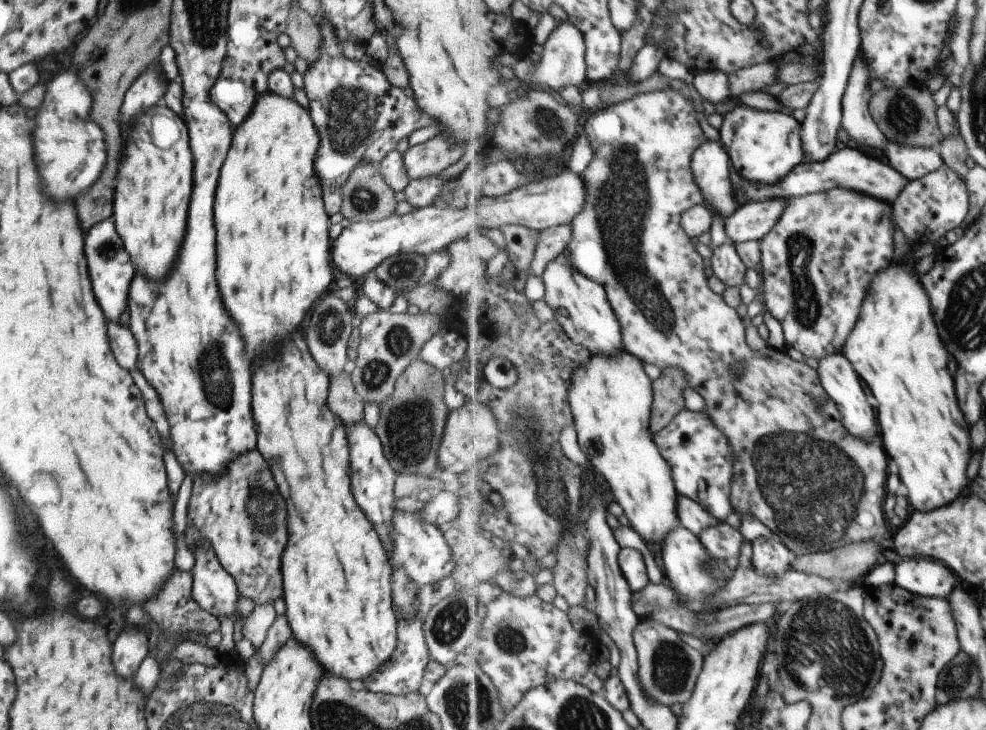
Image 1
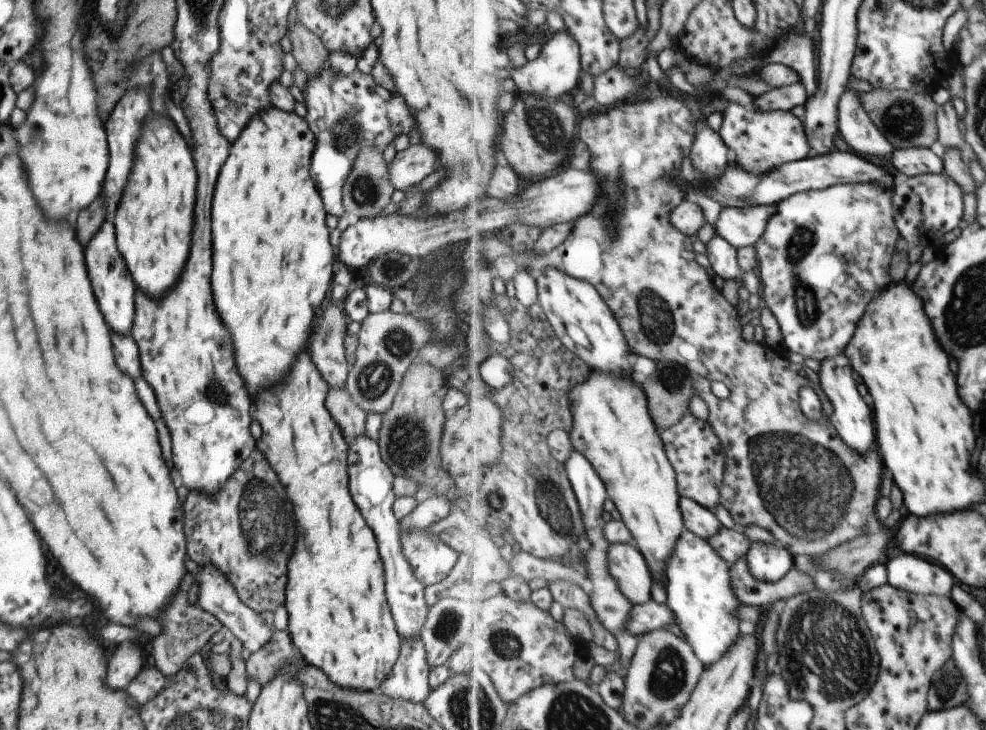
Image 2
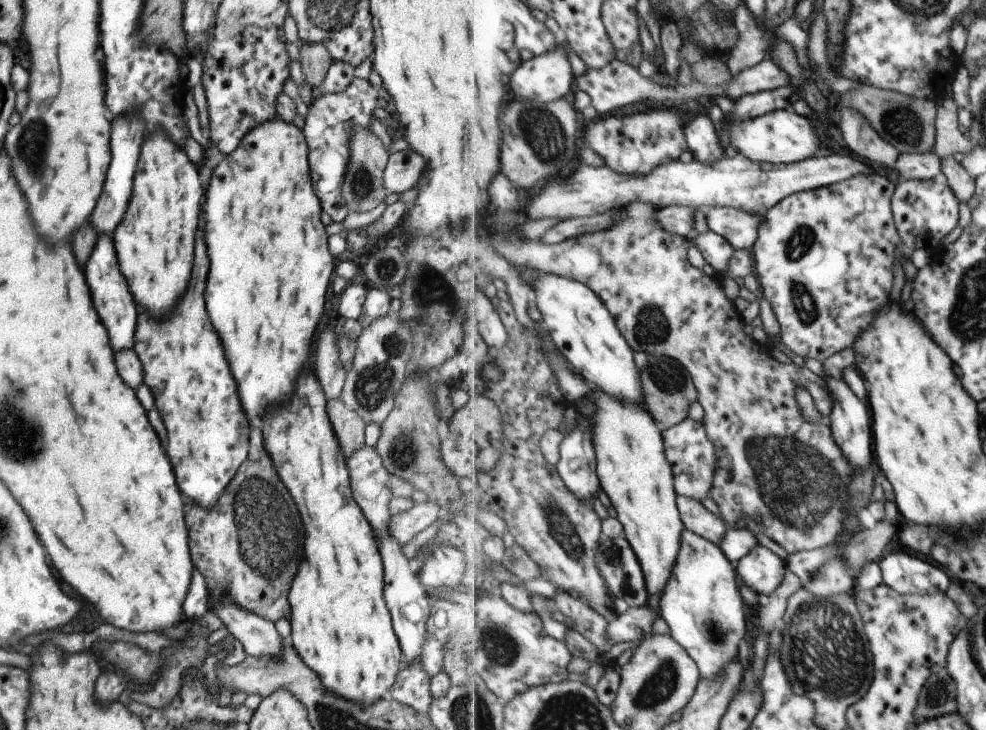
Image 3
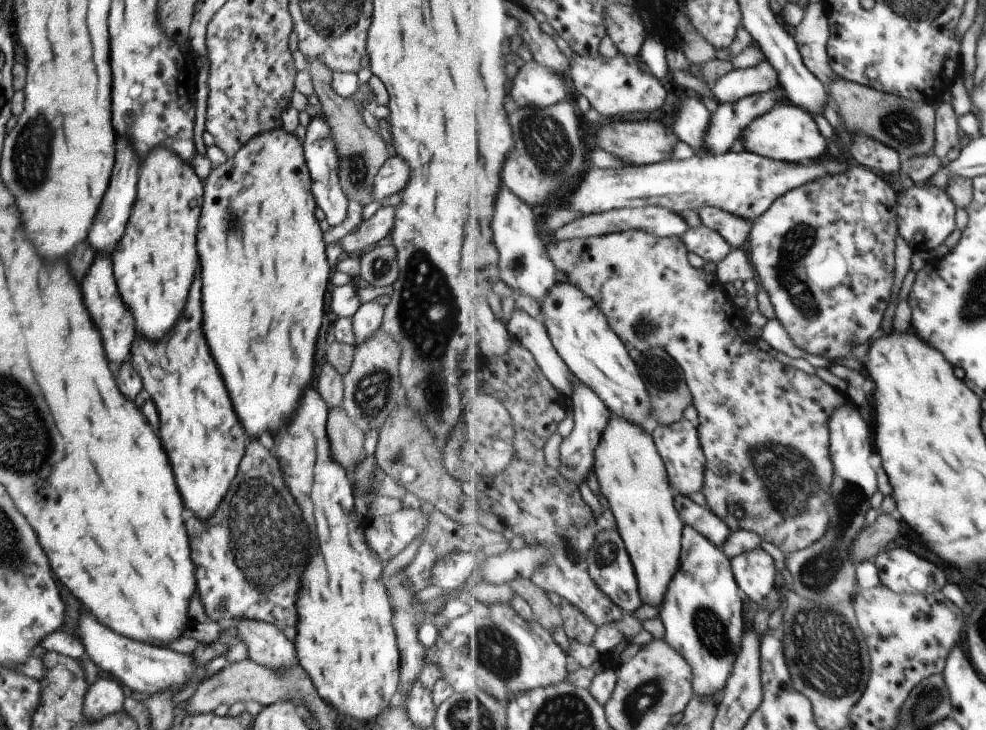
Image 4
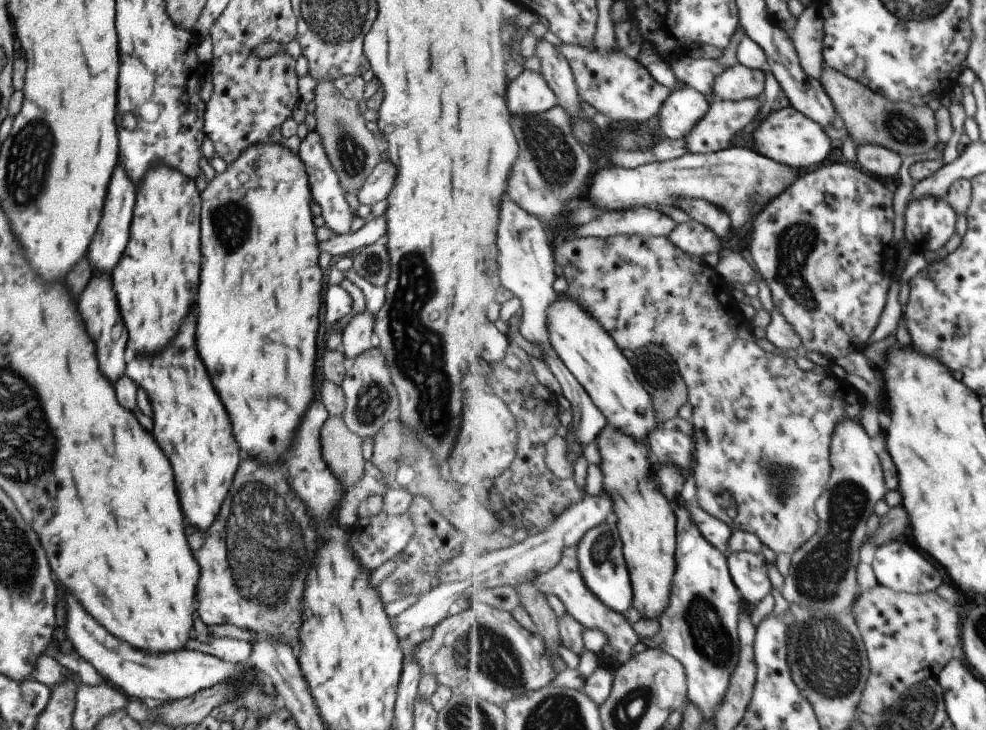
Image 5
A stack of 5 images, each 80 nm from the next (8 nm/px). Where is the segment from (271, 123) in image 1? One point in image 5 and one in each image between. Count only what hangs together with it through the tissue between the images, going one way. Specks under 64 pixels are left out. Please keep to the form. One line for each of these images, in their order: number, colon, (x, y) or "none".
2: (272, 262)
3: (269, 267)
4: (262, 297)
5: (259, 295)

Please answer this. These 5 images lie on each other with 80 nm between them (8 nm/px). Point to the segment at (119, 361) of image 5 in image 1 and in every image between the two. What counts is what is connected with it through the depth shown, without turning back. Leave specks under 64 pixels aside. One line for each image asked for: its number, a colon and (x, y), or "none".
1: (108, 266)
2: (110, 282)
3: (109, 293)
4: (100, 297)

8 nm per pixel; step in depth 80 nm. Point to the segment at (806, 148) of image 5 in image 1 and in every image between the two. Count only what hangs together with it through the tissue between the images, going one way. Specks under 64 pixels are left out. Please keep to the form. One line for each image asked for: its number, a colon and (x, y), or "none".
1: (764, 146)
2: (762, 140)
3: (782, 136)
4: (788, 134)

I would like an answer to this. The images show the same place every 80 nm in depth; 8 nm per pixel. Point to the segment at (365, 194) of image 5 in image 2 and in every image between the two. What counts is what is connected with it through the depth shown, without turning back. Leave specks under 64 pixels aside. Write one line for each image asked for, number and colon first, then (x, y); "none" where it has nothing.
2: (407, 167)
3: (403, 169)
4: (391, 178)

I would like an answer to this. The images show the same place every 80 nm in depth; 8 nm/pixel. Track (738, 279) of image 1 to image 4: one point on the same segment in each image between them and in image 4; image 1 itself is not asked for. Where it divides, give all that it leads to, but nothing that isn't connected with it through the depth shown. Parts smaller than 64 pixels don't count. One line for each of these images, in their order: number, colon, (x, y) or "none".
2: (722, 256)
3: (716, 250)
4: (711, 246)

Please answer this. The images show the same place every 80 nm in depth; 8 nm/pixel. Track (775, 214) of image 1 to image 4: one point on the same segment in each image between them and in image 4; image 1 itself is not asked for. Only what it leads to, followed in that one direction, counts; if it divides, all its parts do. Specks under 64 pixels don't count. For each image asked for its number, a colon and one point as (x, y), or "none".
2: (741, 227)
3: (741, 228)
4: (736, 230)

